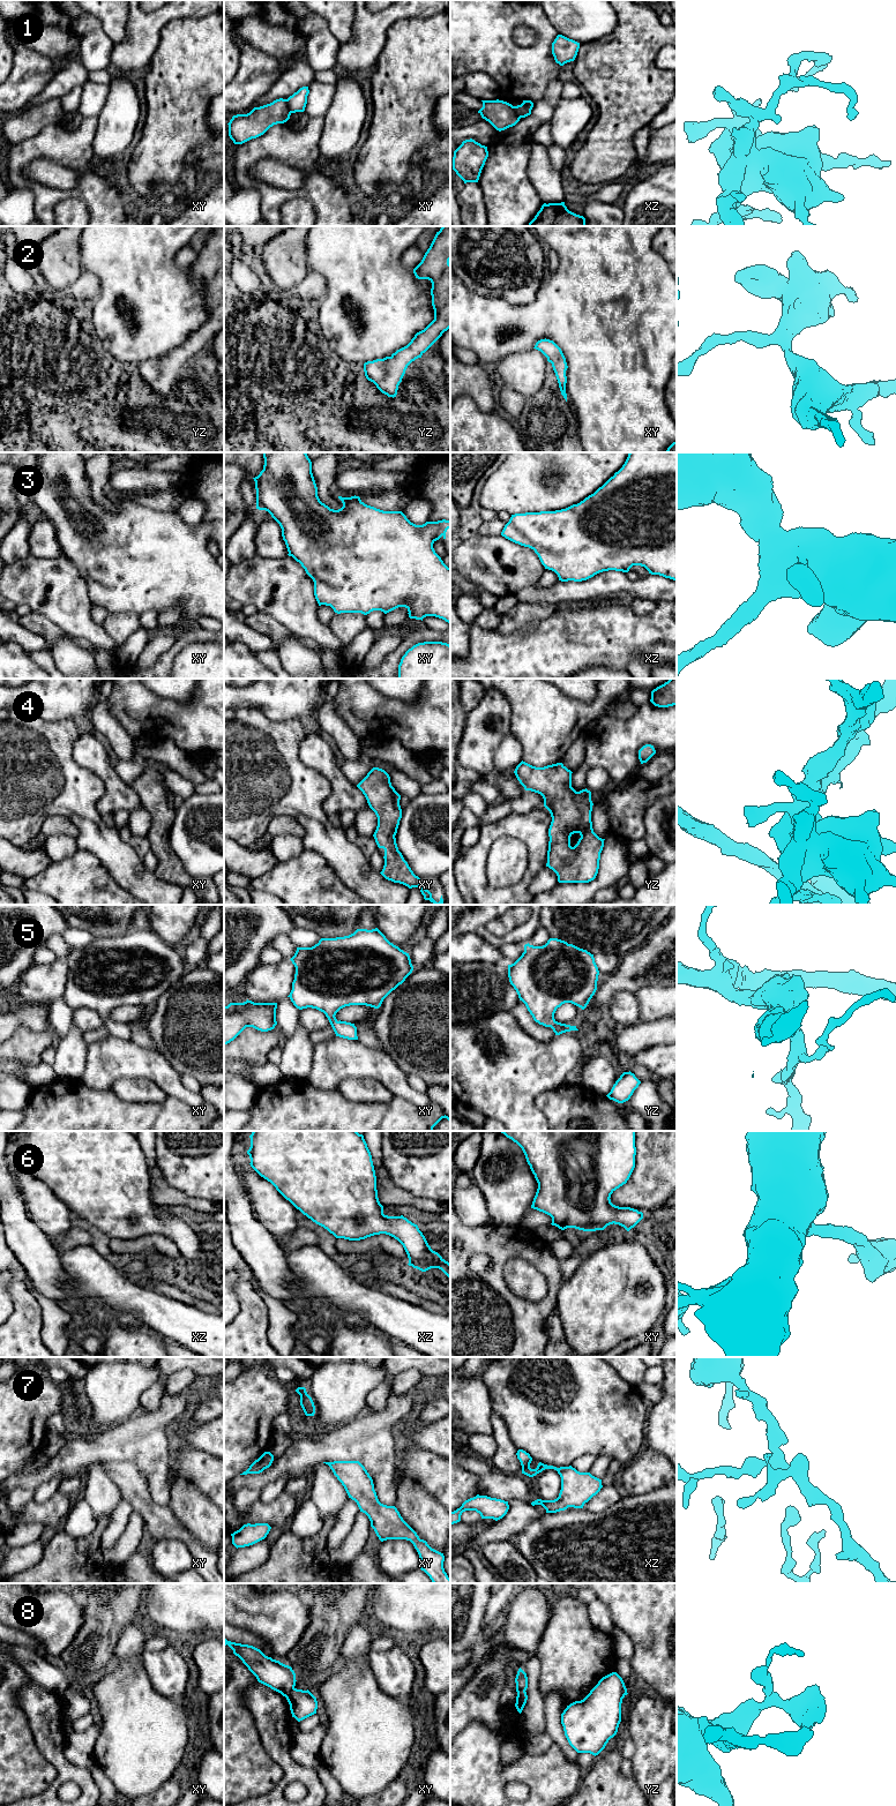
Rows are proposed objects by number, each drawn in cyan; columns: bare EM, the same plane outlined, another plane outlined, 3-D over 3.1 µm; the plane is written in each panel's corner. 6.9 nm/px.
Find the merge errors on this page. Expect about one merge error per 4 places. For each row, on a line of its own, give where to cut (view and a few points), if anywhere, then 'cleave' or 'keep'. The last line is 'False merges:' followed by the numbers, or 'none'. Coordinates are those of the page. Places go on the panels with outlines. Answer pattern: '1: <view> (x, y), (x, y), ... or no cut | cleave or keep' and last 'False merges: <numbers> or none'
1: xy (285, 99), (291, 112) | cleave
2: no cut | keep
3: no cut | keep
4: no cut | keep
5: no cut | keep
6: no cut | keep
7: no cut | keep
8: xy (295, 1688), (286, 1698) | cleave
False merges: 1, 8

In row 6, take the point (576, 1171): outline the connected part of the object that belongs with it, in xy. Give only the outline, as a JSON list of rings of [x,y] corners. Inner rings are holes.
[[[500,1131],[507,1138],[516,1142],[523,1151],[527,1162],[530,1166],[532,1174],[538,1183],[538,1189],[533,1198],[531,1208],[543,1212],[552,1217],[552,1226],[561,1230],[575,1228],[583,1231],[604,1230],[610,1224],[619,1224],[627,1231],[634,1228],[642,1219],[643,1213],[630,1207],[619,1207],[611,1202],[611,1194],[627,1183],[635,1168],[635,1131]]]

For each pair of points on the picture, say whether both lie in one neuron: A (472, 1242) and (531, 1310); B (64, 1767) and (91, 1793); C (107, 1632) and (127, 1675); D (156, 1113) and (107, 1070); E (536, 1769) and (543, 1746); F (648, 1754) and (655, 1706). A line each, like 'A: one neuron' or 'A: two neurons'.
A: one neuron
B: one neuron
C: two neurons
D: two neurons
E: two neurons
F: one neuron

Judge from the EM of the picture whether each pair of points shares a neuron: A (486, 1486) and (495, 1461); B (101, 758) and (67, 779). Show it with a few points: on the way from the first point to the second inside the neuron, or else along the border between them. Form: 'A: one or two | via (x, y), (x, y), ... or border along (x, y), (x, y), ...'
A: two | border along (495, 1468), (508, 1474), (521, 1474)
B: two | border along (74, 743), (73, 758), (95, 773), (103, 788)

